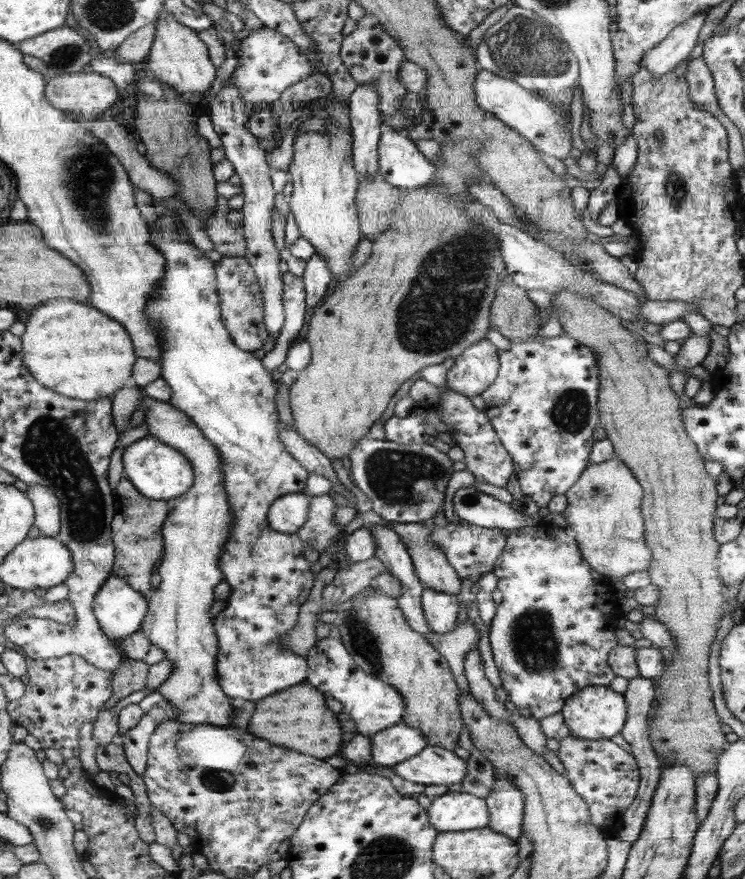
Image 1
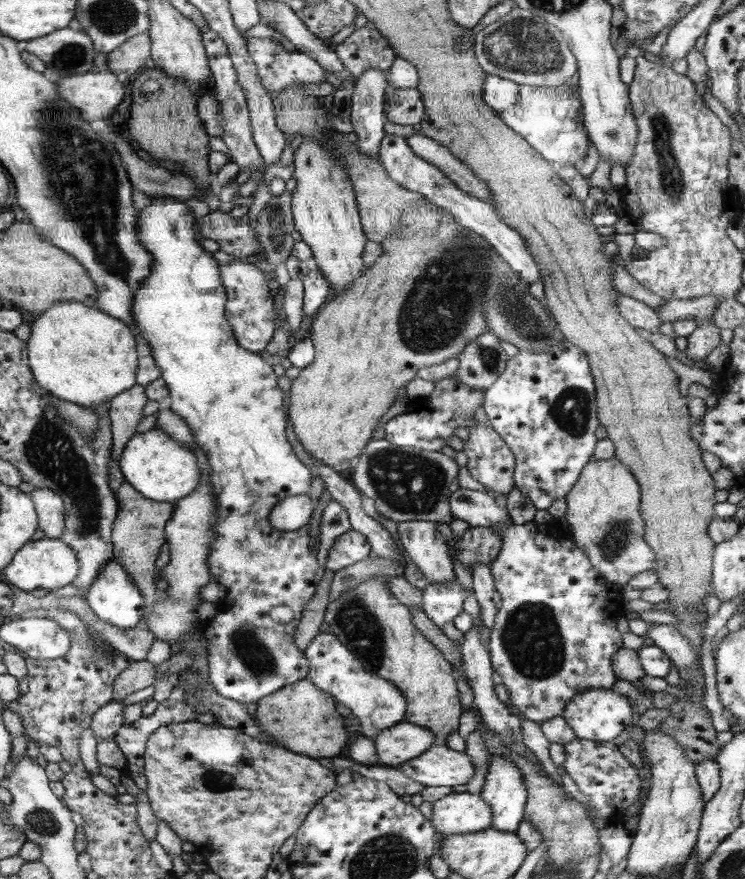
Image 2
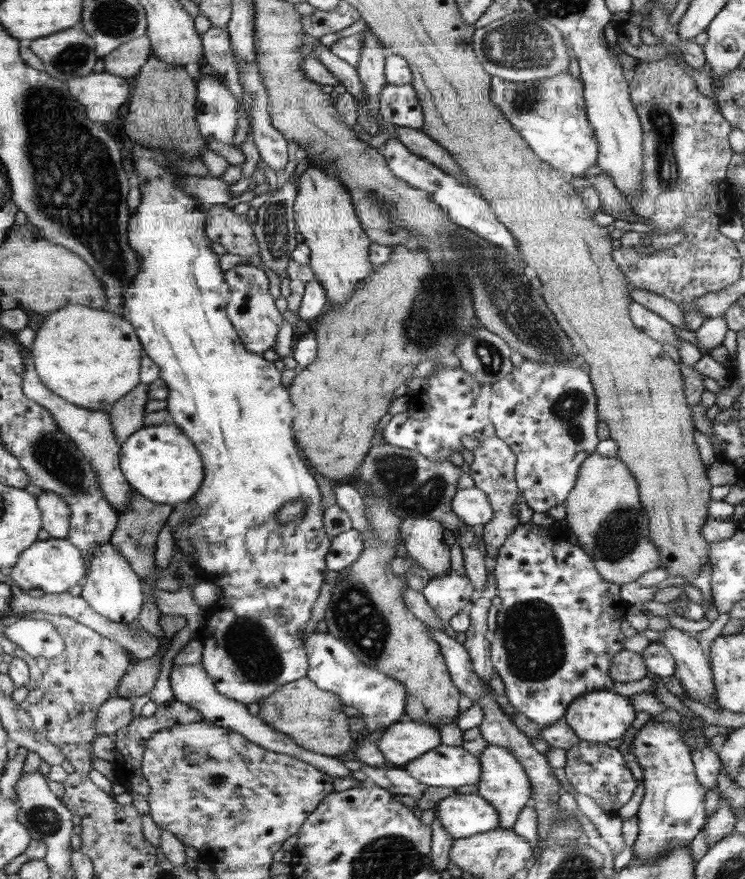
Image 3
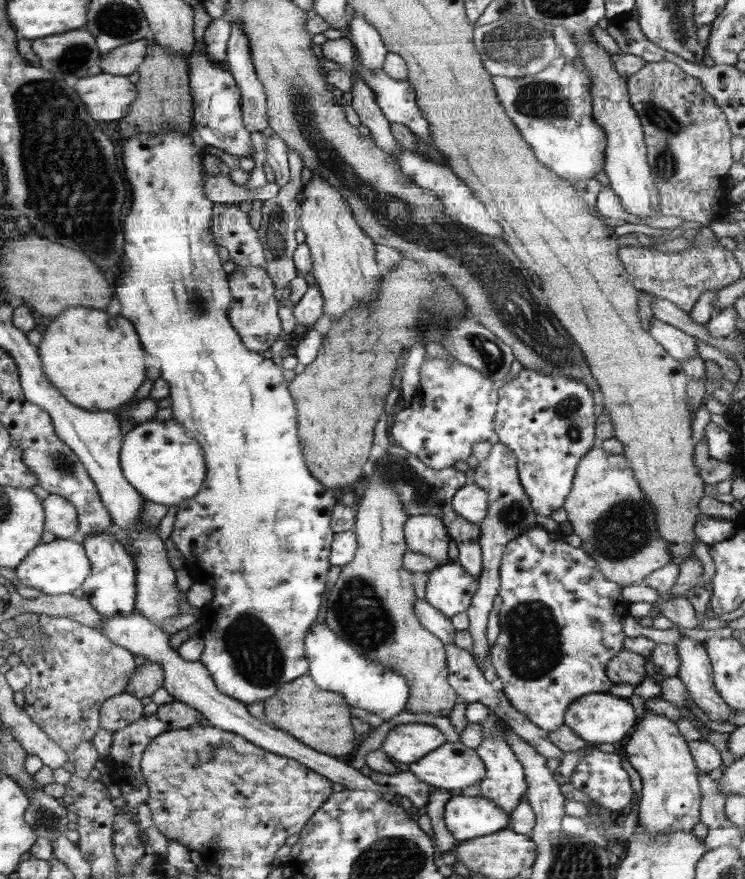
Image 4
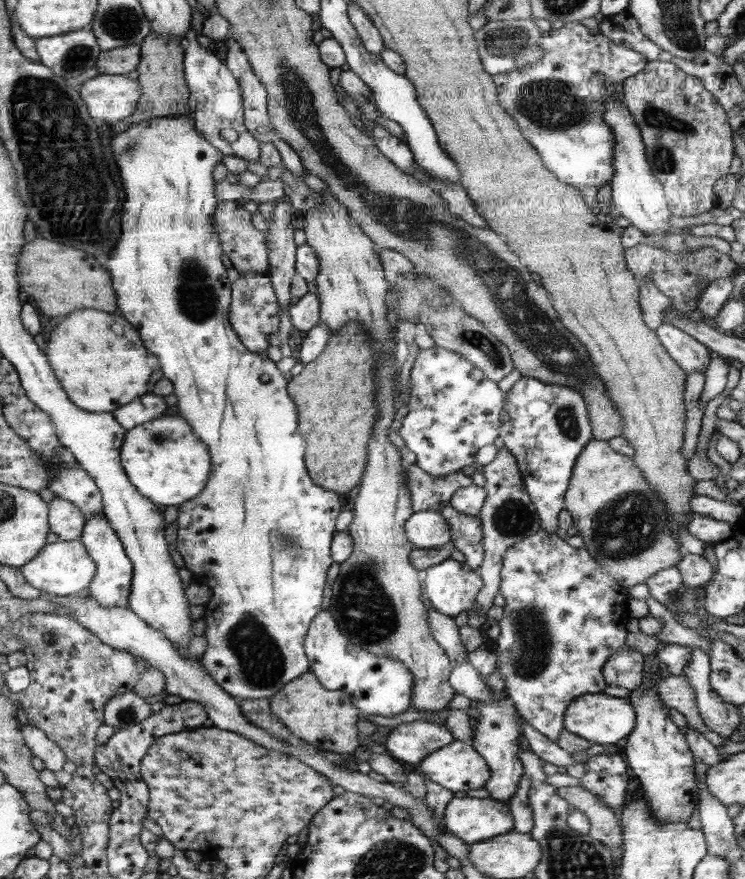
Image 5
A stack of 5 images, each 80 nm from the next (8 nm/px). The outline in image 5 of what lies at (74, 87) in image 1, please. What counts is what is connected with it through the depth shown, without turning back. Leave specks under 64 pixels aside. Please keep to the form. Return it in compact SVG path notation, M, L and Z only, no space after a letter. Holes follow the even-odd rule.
M99 74L82 84L79 95L88 103L90 114L96 120L111 124L133 116L141 99L141 84L128 75Z

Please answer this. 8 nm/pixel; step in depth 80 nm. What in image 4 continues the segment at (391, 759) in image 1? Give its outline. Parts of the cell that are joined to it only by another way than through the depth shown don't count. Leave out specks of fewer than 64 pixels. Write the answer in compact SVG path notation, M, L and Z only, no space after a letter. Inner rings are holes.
M406 723L396 725L387 734L382 750L404 768L420 761L428 753L444 745L444 734L427 723Z

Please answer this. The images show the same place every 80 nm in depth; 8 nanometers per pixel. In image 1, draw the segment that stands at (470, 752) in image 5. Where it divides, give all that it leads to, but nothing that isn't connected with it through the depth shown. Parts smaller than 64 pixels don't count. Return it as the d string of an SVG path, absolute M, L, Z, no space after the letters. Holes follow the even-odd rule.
M428 745L417 756L408 758L393 766L398 776L426 787L461 784L469 772L468 761L456 756L452 749Z

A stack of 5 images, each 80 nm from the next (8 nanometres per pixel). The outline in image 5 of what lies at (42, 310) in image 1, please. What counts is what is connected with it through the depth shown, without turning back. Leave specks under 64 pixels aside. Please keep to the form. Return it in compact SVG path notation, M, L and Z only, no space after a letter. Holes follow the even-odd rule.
M75 310L74 314L64 316L64 320L50 333L50 339L44 348L47 357L69 398L82 410L111 413L148 392L152 368L146 362L148 354L136 328L130 326L130 321L122 318L121 314L116 316L100 310Z

